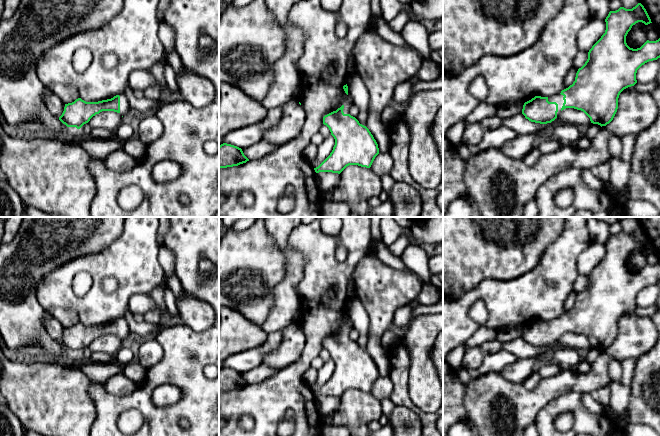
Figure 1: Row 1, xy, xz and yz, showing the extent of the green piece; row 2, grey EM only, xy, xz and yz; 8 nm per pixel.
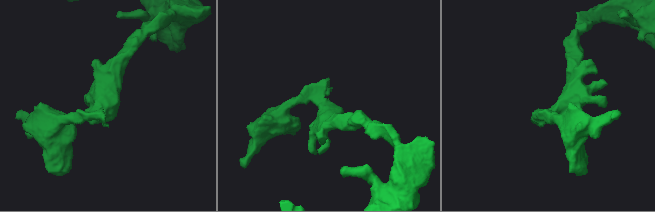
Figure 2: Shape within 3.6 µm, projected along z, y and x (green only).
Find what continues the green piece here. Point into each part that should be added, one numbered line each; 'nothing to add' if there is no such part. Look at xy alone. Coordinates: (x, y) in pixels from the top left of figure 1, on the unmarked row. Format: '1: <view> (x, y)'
1: xy (124, 328)

